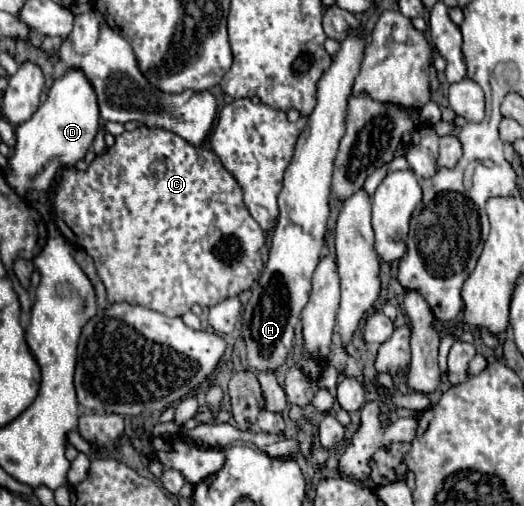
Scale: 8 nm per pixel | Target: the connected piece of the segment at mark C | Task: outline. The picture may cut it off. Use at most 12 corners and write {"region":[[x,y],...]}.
{"region":[[165,128],[63,170],[55,218],[107,300],[183,316],[251,288],[265,236]]}

